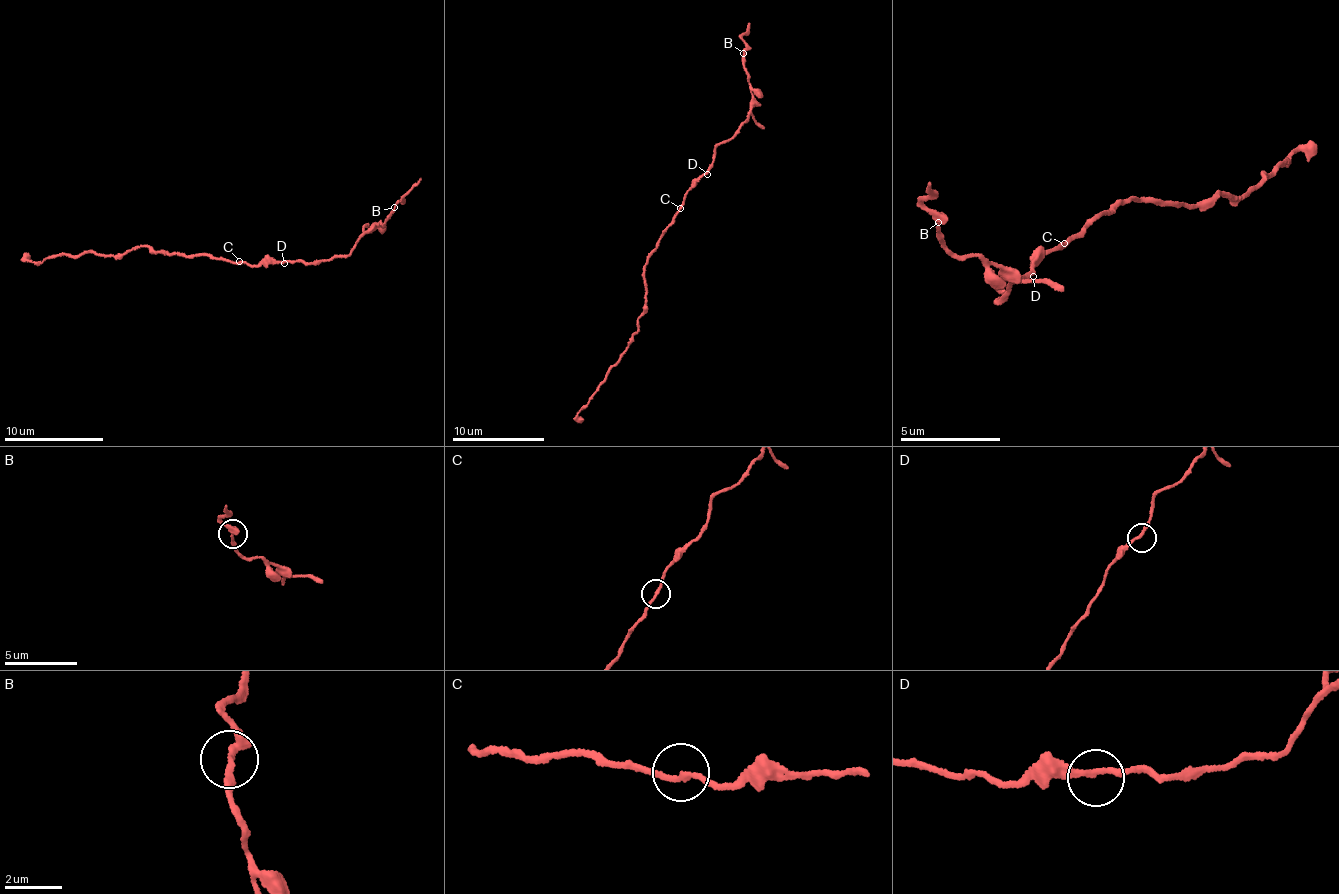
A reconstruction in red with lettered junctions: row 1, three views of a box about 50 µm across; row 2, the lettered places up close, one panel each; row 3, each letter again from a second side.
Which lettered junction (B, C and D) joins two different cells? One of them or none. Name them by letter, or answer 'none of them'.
none of them

